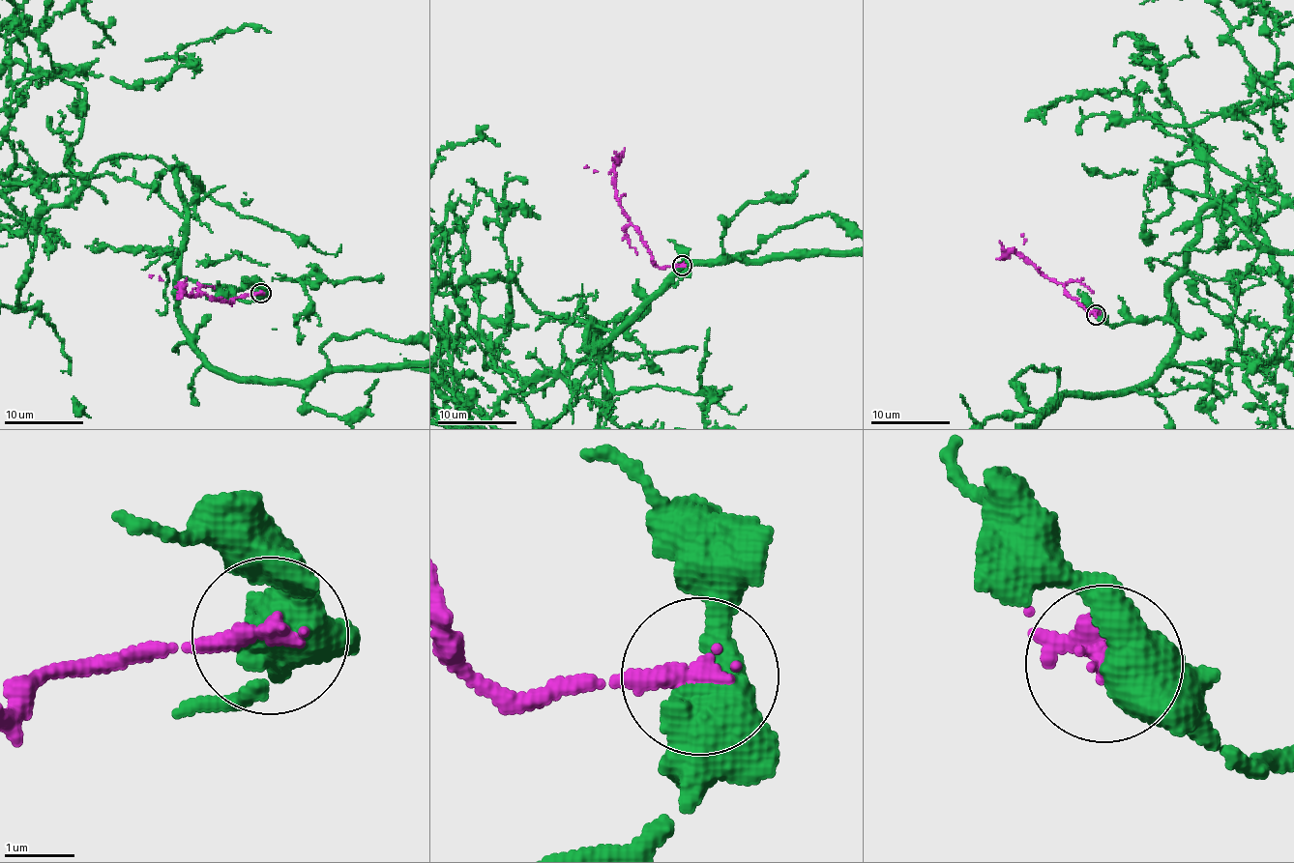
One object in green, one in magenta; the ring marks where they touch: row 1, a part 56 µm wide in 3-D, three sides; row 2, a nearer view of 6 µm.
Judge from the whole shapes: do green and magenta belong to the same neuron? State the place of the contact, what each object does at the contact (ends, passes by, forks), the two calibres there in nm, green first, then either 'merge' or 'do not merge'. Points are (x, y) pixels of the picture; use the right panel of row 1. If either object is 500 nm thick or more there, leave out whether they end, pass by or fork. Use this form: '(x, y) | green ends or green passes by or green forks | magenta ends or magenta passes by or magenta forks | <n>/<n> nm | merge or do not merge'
(1096, 315) | 650/320 nm | do not merge

